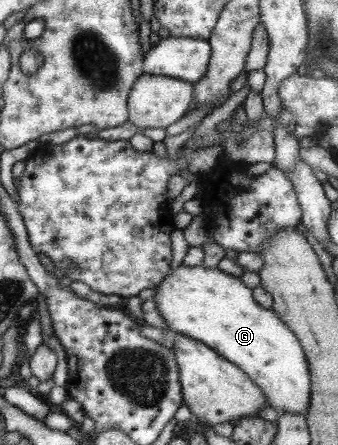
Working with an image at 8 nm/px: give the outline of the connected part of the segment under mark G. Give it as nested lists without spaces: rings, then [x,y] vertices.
[[[179,265],[173,268],[153,288],[152,294],[155,308],[169,331],[202,342],[207,348],[225,357],[231,364],[238,365],[262,390],[269,406],[277,412],[301,413],[304,416],[310,402],[310,371],[306,354],[298,343],[298,337],[282,323],[282,319],[271,309],[255,304],[253,299],[251,290],[245,287],[239,278],[224,273],[217,267],[207,268],[205,265]]]

